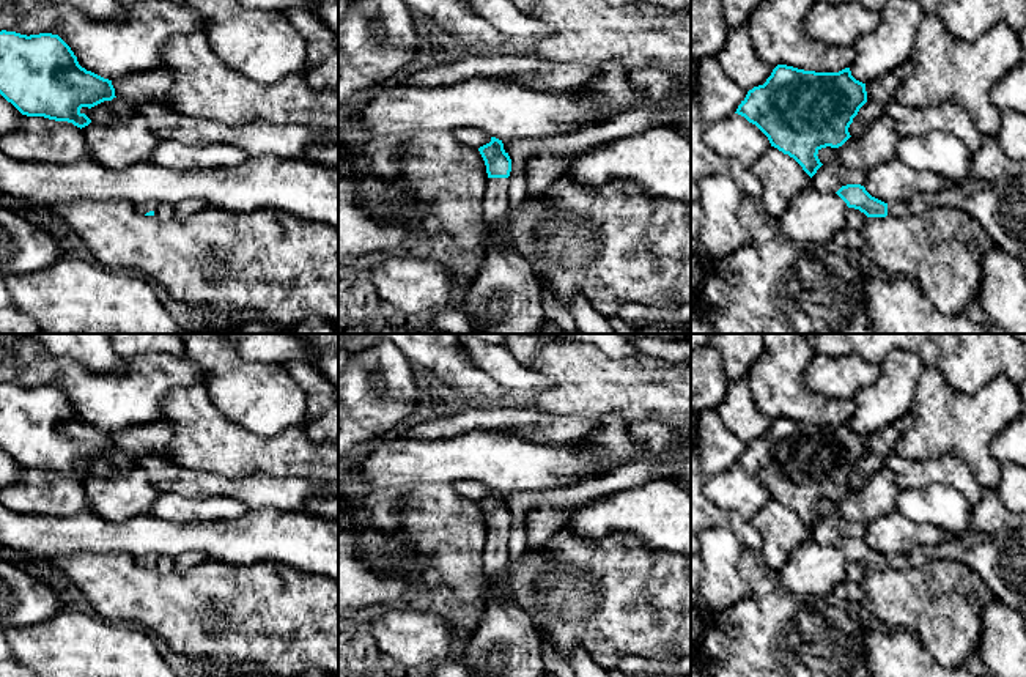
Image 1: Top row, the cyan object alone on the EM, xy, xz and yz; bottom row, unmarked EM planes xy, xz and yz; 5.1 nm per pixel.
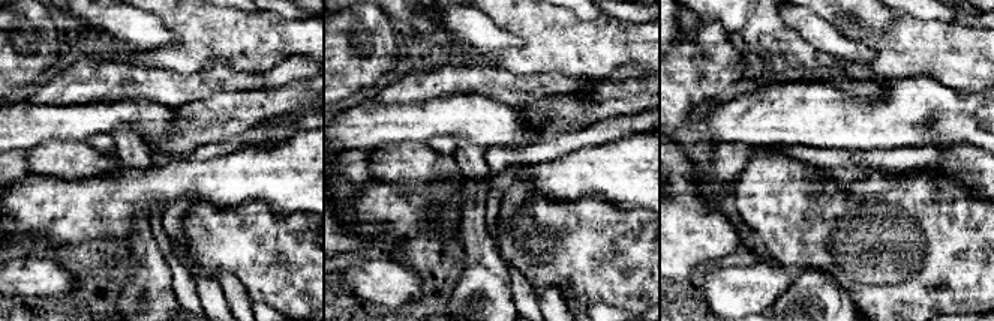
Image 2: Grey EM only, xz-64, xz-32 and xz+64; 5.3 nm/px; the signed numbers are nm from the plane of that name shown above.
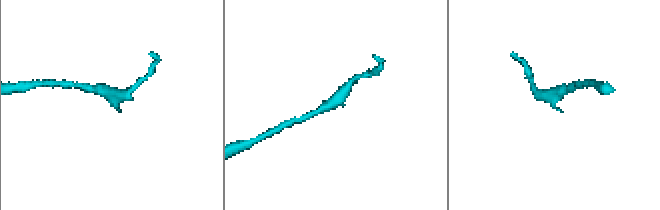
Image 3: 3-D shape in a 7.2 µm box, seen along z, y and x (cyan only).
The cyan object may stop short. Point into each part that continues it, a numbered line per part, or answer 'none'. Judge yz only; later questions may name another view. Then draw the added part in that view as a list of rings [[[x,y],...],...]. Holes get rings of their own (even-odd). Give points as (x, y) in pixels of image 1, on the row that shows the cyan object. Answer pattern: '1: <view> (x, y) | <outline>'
1: yz (1000, 208) | [[[998,181],[966,195],[944,186],[888,203],[888,216],[922,216],[938,206],[955,206],[976,219],[1004,252],[1015,257],[1026,272],[1026,183]]]

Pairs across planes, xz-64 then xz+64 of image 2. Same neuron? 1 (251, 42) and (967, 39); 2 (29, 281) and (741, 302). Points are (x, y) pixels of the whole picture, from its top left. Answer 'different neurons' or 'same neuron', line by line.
1: same neuron
2: same neuron

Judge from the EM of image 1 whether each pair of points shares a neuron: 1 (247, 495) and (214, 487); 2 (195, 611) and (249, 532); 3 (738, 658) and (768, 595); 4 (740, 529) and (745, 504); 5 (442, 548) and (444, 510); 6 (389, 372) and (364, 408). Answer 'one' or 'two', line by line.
1: one
2: two
3: one
4: two
5: one
6: one

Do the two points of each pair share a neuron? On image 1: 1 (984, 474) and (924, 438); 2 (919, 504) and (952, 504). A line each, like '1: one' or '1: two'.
1: one
2: one

